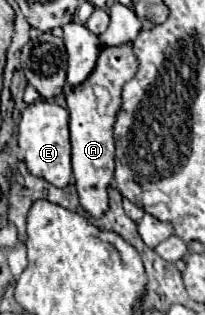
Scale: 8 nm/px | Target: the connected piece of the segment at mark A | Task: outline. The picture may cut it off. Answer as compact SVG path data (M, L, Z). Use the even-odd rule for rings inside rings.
M132 44L120 48L102 48L98 64L88 80L66 92L68 114L70 114L70 140L72 140L72 170L74 186L80 196L82 208L100 218L108 210L108 186L114 178L114 136L112 126L120 108L122 86L136 74L138 62L132 52Z

